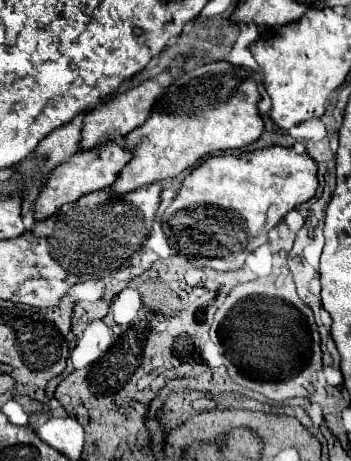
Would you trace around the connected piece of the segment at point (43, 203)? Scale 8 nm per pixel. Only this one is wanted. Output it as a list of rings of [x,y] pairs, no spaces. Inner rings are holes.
[[[106,143],[106,145],[100,145],[96,149],[88,149],[88,151],[78,151],[70,157],[70,161],[58,165],[50,175],[48,175],[48,181],[46,185],[42,187],[40,191],[40,197],[36,199],[36,213],[34,217],[36,219],[44,219],[44,217],[50,217],[54,215],[64,203],[70,203],[70,201],[76,201],[78,197],[82,197],[84,193],[90,193],[90,191],[98,191],[98,189],[106,189],[110,187],[120,169],[124,169],[124,165],[132,159],[132,153],[130,151],[124,151],[118,143]]]

